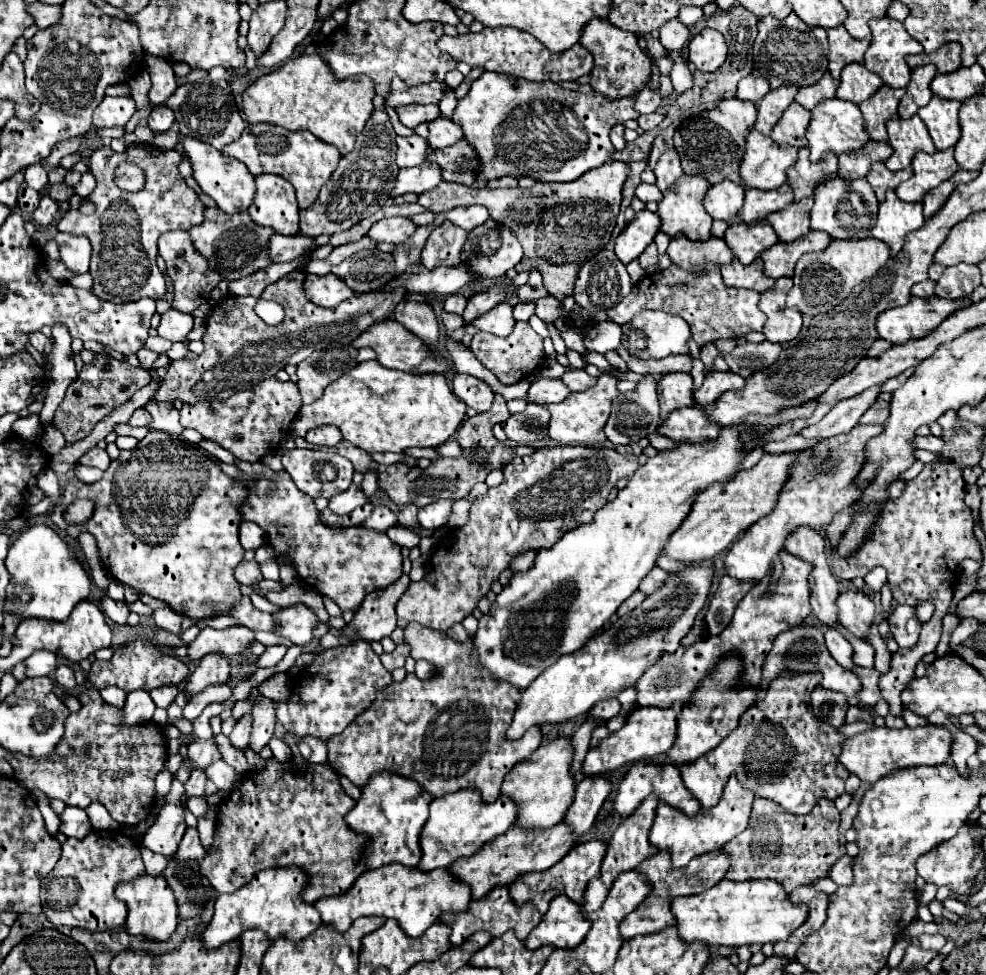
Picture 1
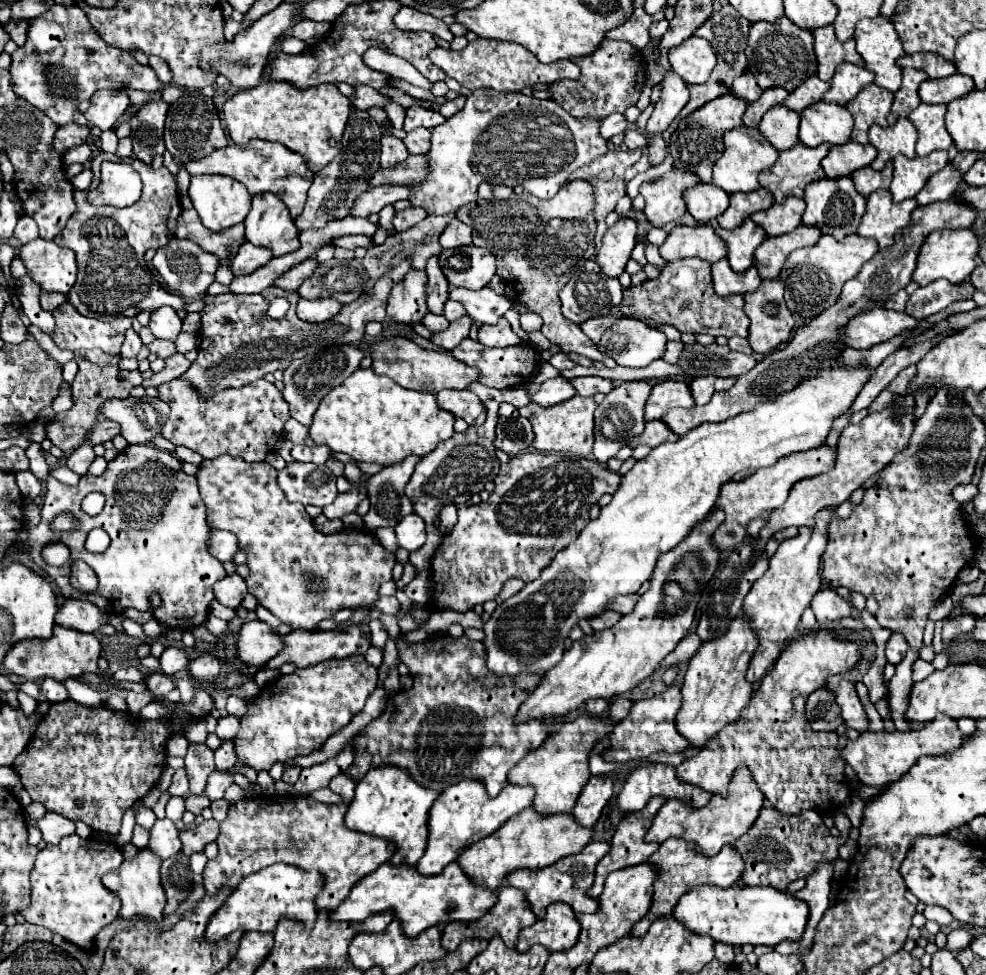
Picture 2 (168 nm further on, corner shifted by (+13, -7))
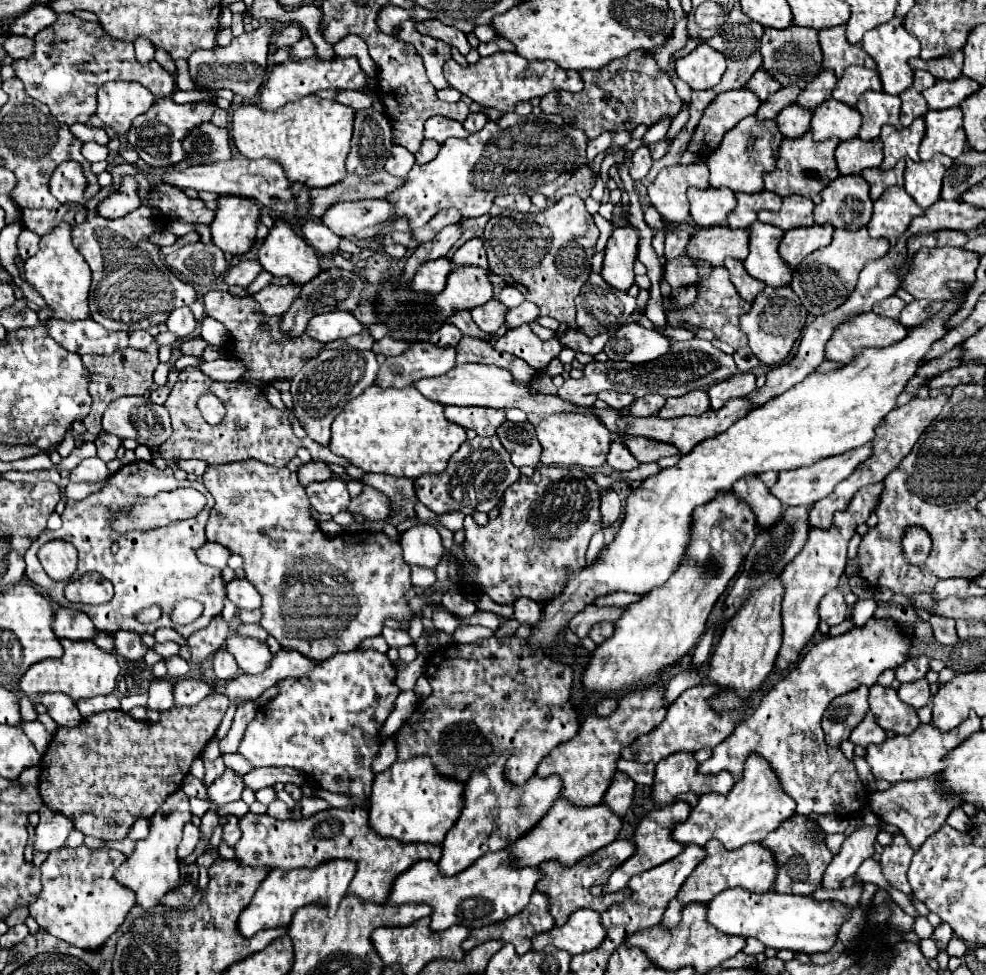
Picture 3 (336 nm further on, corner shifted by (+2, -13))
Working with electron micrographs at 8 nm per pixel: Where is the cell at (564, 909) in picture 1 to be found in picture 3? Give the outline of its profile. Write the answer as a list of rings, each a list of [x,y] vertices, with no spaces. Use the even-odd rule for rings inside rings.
[[[593,909],[575,911],[563,927],[553,927],[547,933],[539,933],[533,937],[533,949],[541,951],[547,945],[557,949],[565,949],[571,955],[579,955],[599,947],[605,939],[605,929],[601,923],[601,915]]]

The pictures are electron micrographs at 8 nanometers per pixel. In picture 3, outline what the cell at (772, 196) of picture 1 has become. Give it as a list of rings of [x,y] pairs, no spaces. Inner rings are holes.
[[[771,191],[759,193],[737,193],[737,207],[727,215],[727,223],[731,229],[745,229],[753,221],[757,221],[757,213],[761,209],[777,211],[781,207],[781,197]]]

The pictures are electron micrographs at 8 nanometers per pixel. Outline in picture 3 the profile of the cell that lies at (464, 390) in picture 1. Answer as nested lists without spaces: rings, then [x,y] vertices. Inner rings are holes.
[[[445,407],[445,417],[463,429],[473,429],[477,435],[491,437],[505,421],[505,411],[483,407]]]

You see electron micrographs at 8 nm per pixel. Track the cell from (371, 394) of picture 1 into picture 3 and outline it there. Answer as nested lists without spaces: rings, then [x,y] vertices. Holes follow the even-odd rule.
[[[371,385],[363,395],[351,399],[331,427],[331,443],[329,449],[345,457],[351,465],[367,471],[367,473],[391,473],[395,477],[411,477],[417,479],[425,473],[443,473],[447,469],[449,457],[461,447],[465,441],[465,429],[447,421],[443,415],[443,405],[423,397],[415,387],[407,389],[381,389]]]

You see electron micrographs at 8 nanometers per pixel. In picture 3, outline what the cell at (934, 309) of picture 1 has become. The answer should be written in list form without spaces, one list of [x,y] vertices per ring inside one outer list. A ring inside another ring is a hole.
[[[873,311],[861,313],[859,317],[853,317],[835,329],[831,341],[827,341],[825,359],[845,365],[853,359],[857,349],[889,347],[901,341],[905,335],[907,329],[899,325],[899,321],[875,315]]]

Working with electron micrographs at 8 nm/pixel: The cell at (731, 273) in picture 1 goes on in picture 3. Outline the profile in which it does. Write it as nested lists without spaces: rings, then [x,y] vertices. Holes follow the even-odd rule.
[[[729,257],[729,259],[725,261],[725,269],[729,271],[731,283],[735,285],[735,289],[739,291],[739,295],[741,295],[745,301],[749,301],[749,303],[751,303],[751,301],[755,299],[755,295],[765,287],[765,283],[753,279],[753,277],[745,271],[745,267],[743,267],[741,261],[735,261],[735,259]]]

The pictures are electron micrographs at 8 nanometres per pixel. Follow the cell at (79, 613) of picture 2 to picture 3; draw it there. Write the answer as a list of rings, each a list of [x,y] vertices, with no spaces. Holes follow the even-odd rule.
[[[59,607],[55,611],[51,627],[59,639],[65,637],[65,639],[73,639],[73,641],[85,641],[97,633],[93,627],[93,621],[85,613],[73,611],[73,609],[63,609],[63,607]]]

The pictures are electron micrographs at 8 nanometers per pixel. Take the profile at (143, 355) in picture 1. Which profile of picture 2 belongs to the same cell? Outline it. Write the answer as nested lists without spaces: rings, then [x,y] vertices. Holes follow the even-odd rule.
[[[128,329],[126,331],[126,341],[122,345],[122,357],[134,359],[134,357],[138,357],[140,351],[142,351],[142,341],[140,341],[138,333],[134,329]]]

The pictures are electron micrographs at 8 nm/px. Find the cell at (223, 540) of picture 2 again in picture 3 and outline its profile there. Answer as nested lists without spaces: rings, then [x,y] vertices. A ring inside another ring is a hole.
[[[205,543],[201,545],[197,557],[199,561],[203,561],[203,565],[211,565],[215,569],[223,569],[227,565],[227,559],[229,559],[229,549],[219,545],[219,543]]]

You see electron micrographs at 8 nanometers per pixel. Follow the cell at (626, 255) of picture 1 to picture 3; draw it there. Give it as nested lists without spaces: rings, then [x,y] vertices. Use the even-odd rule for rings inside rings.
[[[631,225],[613,229],[607,247],[605,247],[605,259],[603,259],[603,271],[601,277],[607,285],[619,291],[627,291],[635,283],[633,275],[633,263],[637,257],[637,245],[639,245],[639,233]]]

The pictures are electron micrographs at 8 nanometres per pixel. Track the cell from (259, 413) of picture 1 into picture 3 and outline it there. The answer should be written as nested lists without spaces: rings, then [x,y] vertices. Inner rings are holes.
[[[197,365],[187,367],[183,373],[179,373],[175,387],[165,401],[165,409],[171,415],[173,433],[159,447],[159,453],[169,463],[181,459],[201,459],[209,465],[221,465],[221,463],[257,459],[273,467],[285,467],[295,457],[295,451],[299,447],[305,447],[310,452],[312,460],[323,460],[343,467],[350,465],[345,458],[333,454],[328,447],[323,447],[308,437],[297,439],[291,431],[287,413],[275,409],[267,401],[263,389],[249,383],[211,381]],[[203,391],[213,391],[227,409],[223,421],[217,425],[205,423],[201,411],[197,409],[197,397]]]

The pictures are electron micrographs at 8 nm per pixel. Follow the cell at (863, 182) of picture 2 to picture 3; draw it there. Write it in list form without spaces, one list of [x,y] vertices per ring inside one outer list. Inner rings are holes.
[[[877,167],[877,169],[867,169],[867,171],[861,173],[861,177],[869,183],[869,187],[871,187],[871,199],[873,199],[873,201],[879,199],[881,193],[883,193],[887,187],[891,187],[891,185],[897,183],[893,169],[891,169],[891,171],[883,171],[883,169],[879,169],[879,167]]]

